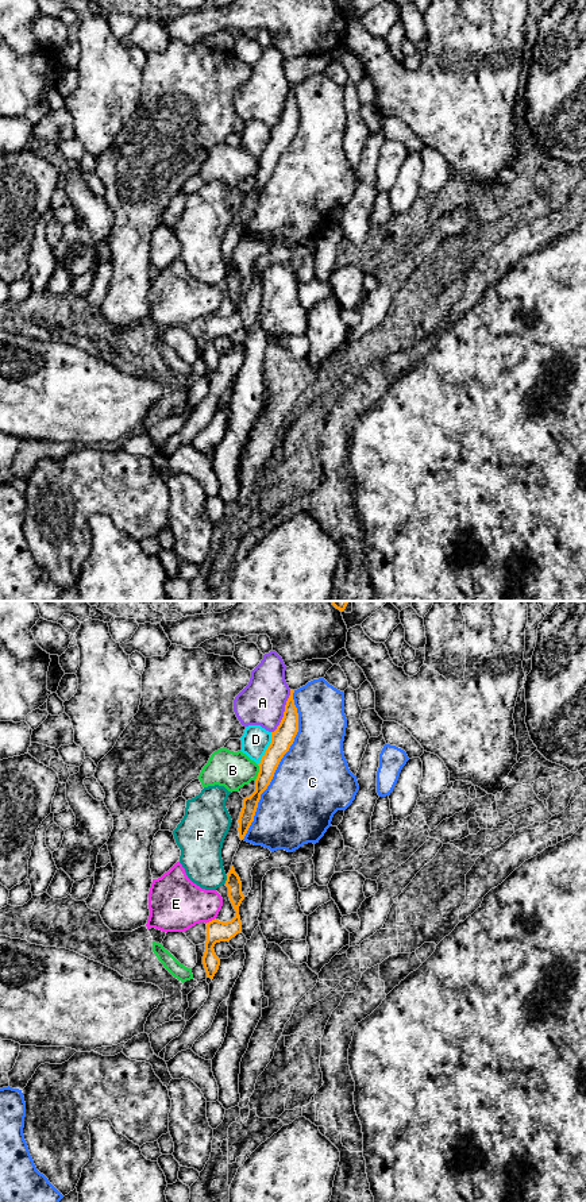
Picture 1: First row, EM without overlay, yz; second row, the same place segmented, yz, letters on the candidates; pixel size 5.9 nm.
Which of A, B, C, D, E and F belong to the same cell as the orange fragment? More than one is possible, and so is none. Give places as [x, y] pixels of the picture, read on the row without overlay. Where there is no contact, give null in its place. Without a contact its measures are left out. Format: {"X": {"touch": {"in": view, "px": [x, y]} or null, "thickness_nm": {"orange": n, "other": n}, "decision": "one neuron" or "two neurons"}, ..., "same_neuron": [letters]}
{"A": {"touch": {"in": "yz", "px": [284, 107]}, "thickness_nm": {"orange": 140, "other": 280}, "decision": "two neurons"}, "B": {"touch": {"in": "yz", "px": [258, 168]}, "thickness_nm": {"orange": 130, "other": 220}, "decision": "two neurons"}, "C": {"touch": {"in": "yz", "px": [278, 158]}, "thickness_nm": {"orange": 140, "other": 460}, "decision": "two neurons"}, "D": {"touch": {"in": "yz", "px": [268, 143]}, "thickness_nm": {"orange": 140, "other": 160}, "decision": "two neurons"}, "E": {"touch": {"in": "yz", "px": [209, 316]}, "thickness_nm": {"orange": 130, "other": 320}, "decision": "two neurons"}, "F": {"touch": {"in": "yz", "px": [227, 274]}, "thickness_nm": {"orange": 90, "other": 240}, "decision": "two neurons"}, "same_neuron": []}

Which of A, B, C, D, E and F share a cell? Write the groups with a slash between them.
A / B / C / D / E / F

